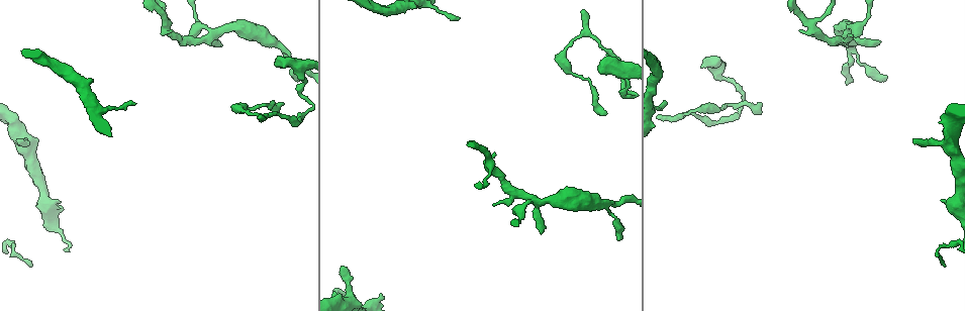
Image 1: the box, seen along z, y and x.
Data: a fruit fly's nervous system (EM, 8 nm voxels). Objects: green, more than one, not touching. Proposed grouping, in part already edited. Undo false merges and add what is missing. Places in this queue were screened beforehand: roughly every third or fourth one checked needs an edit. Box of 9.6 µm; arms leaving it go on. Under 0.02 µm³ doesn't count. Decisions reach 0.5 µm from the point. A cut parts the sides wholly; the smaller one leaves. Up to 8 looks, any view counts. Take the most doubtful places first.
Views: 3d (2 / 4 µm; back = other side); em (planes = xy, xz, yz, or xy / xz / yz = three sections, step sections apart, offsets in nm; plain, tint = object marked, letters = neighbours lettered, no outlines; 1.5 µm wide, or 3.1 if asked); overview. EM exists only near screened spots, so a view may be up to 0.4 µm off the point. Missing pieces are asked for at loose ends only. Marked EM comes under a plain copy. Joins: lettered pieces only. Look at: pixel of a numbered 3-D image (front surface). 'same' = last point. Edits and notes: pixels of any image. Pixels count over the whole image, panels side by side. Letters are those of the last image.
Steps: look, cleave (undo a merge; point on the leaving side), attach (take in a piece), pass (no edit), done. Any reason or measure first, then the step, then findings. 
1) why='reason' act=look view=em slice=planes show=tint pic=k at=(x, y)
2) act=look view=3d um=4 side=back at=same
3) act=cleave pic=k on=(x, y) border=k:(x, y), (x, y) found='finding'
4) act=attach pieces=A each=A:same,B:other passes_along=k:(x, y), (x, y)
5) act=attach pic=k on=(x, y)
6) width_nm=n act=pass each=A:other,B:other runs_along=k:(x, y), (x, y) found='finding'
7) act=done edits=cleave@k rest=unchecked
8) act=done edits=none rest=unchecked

why='end of a long branch' act=look view=3d um=2 pic=1 at=(282, 103)

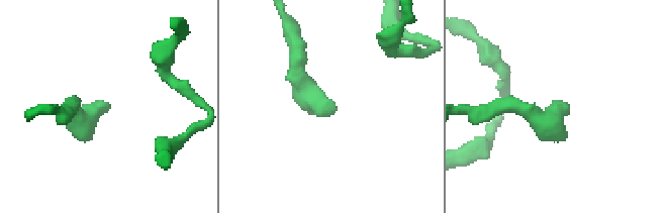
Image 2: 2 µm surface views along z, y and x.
why='now the EM' act=look view=em slice=planes show=tint pic=2 at=(106, 104)

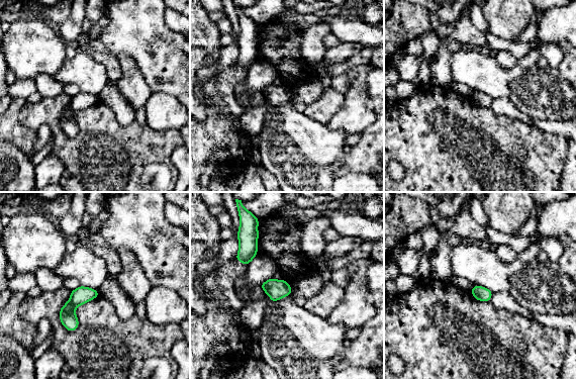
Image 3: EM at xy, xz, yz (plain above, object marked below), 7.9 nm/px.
act=look view=em slice=planes show=letters at=same

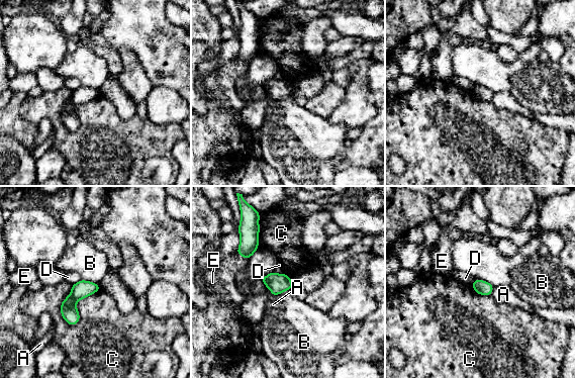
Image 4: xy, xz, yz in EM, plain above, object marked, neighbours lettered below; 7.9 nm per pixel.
act=pass each=A:other,B:other,C:other,D:other,E:other border=4:(474, 279), (485, 280), (493, 287) found='no lettered piece goes on from it'

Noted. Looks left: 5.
why='an open end' act=look view=3d um=4 side=back pic=1 at=(912, 142)

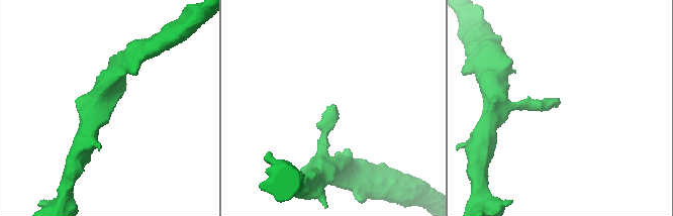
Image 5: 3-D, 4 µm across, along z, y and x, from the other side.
act=look view=em slice=xy step=8 show=tint pic=5 at=(326, 107)

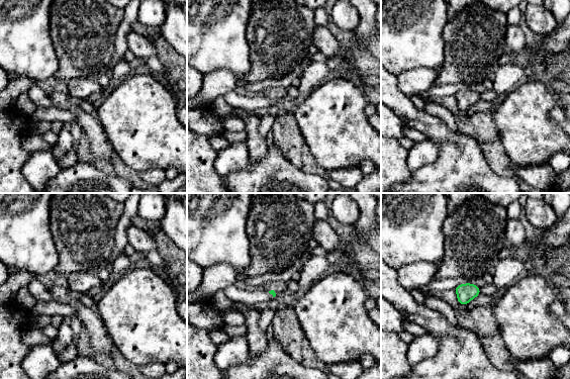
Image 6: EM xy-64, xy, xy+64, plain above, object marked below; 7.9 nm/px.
why='another direction' act=look view=em slice=planes show=letters at=same

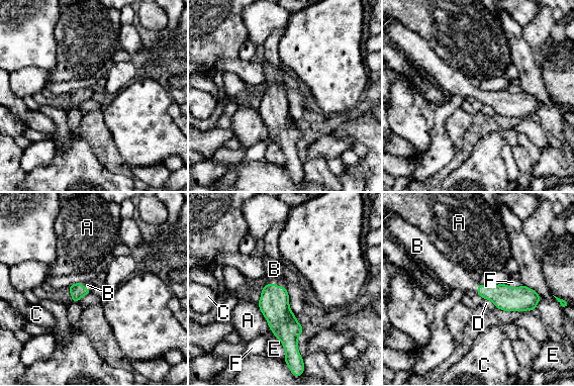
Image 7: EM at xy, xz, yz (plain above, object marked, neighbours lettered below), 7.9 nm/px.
width_nm=110 act=attach pieces=B each=A:other,B:same,C:other,D:other,E:other,F:other passes_along=7:(274, 303), (276, 285), (274, 269) found='it goes on there'

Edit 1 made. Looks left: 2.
act=done edits=attach@7 rest=unchecked

